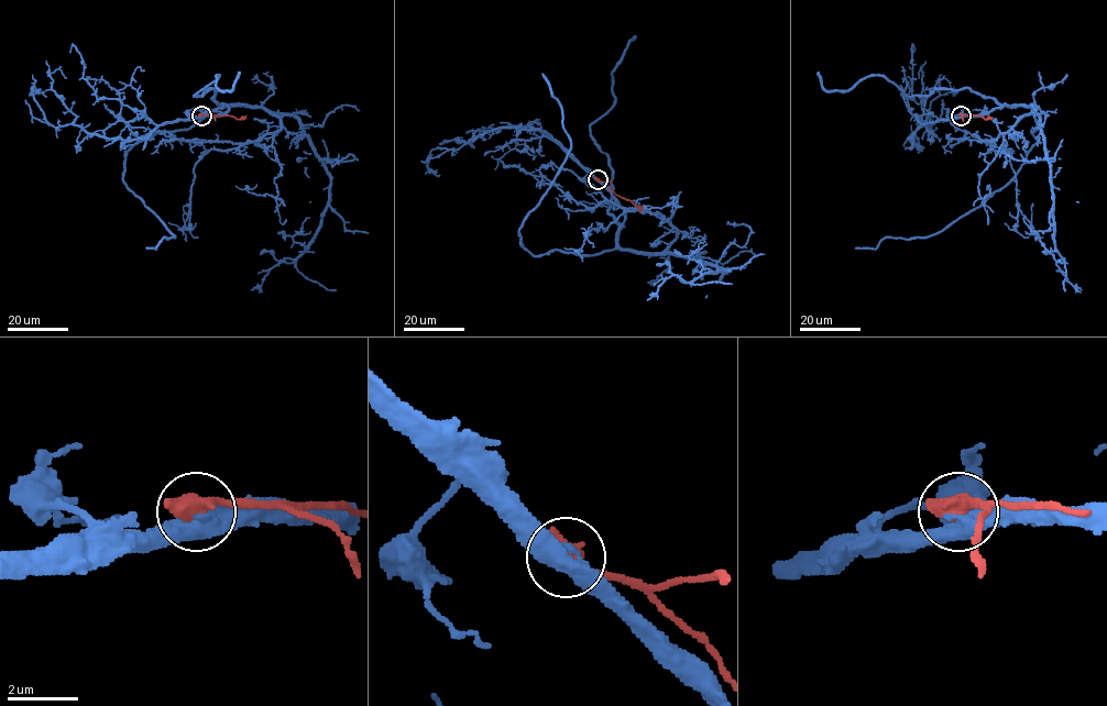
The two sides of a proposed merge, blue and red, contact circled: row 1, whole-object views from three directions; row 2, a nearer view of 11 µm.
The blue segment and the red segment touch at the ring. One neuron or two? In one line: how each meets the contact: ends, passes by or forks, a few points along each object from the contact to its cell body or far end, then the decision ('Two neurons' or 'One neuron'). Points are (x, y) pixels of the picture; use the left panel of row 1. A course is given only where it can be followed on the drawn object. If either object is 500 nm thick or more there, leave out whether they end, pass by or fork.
Course of blue: (201, 116), (228, 108), (212, 109), (189, 128), (156, 132), (127, 153), (125, 185), (175, 235), (145, 247). Course of red: (201, 116), (230, 116), (238, 119), (247, 116). Two neurons

